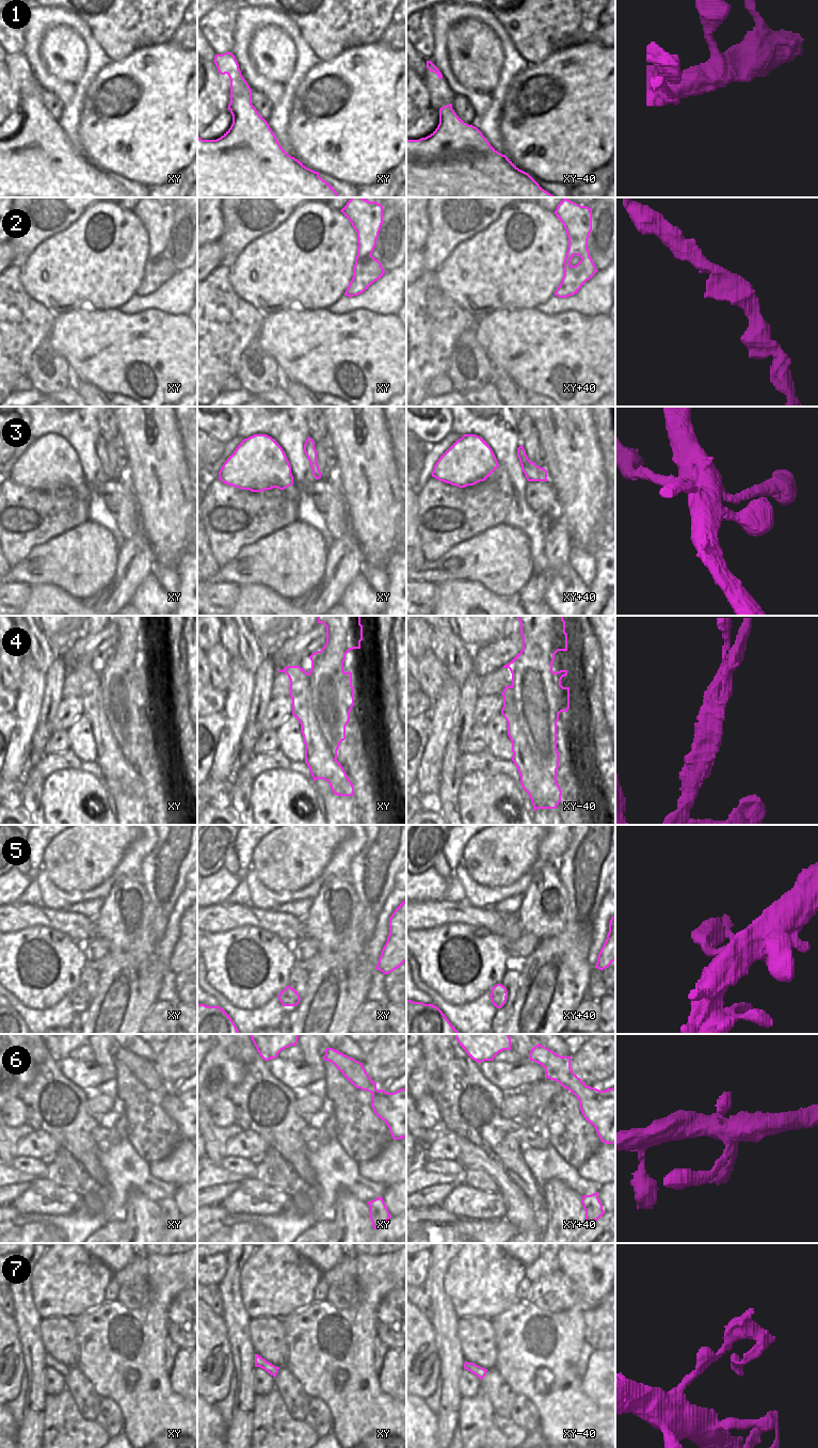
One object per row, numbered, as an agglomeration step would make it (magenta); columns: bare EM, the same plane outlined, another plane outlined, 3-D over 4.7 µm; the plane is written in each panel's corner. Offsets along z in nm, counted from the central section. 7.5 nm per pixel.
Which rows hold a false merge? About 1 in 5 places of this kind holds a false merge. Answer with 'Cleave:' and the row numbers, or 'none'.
Cleave: 1, 4, 7

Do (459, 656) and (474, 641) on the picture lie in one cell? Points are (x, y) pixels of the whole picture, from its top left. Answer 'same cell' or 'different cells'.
different cells

